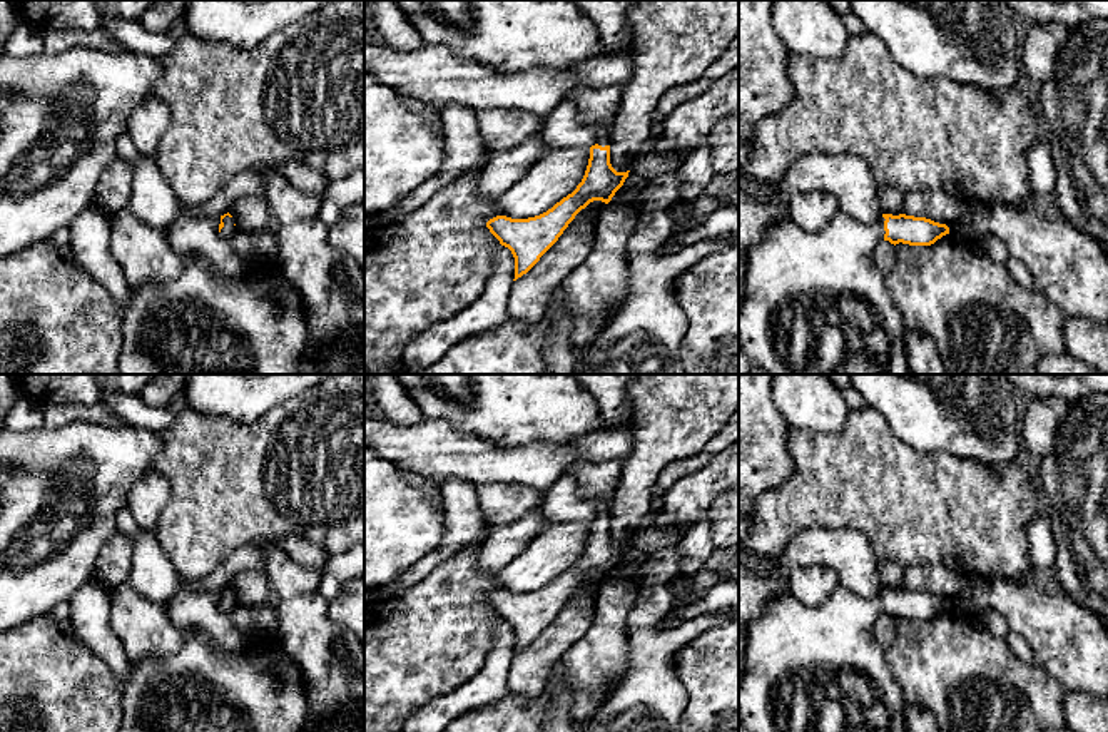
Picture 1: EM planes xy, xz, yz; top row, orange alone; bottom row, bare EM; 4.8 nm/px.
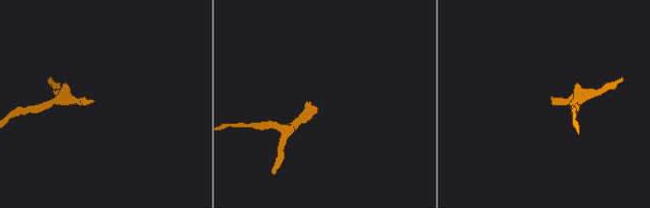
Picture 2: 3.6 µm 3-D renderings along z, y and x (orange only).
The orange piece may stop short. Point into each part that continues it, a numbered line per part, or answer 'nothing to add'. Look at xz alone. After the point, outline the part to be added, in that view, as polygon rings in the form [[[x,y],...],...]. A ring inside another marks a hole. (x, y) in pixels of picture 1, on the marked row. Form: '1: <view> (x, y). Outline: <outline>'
1: xz (597, 106). Outline: [[[625,85],[615,87],[580,87],[565,100],[577,107],[583,124],[598,125],[602,134],[597,140],[605,147],[610,144],[610,132],[617,110],[620,109],[622,92]]]

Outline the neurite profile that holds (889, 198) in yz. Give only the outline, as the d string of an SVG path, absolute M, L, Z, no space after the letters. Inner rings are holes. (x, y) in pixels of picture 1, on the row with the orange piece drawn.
M882 186L877 191L882 214L902 214L902 194L892 186Z

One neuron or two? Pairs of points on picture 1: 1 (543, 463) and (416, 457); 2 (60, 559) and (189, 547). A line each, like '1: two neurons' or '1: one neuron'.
1: one neuron
2: two neurons

